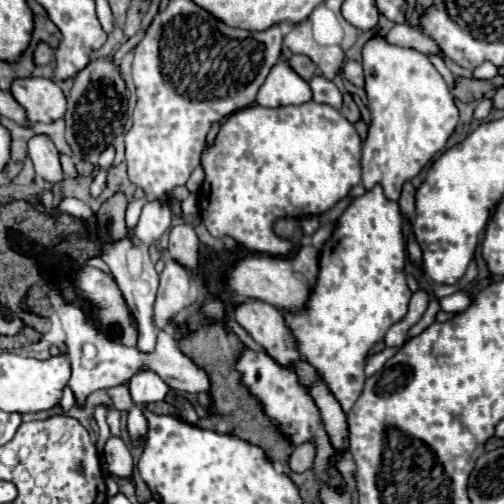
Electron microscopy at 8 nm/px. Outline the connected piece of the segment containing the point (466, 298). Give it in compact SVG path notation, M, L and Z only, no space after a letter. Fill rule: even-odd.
M460 290L460 292L454 292L452 296L440 298L439 304L441 310L444 312L460 314L460 312L464 312L472 304L472 294L466 292L466 290Z

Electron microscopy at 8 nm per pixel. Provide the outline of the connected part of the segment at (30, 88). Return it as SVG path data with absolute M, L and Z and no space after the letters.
M16 78L10 92L26 110L28 122L54 122L66 112L66 98L56 82L46 78Z

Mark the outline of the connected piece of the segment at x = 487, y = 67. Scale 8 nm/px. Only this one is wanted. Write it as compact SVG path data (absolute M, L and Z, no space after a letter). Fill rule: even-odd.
M482 62L478 68L474 68L474 78L484 78L484 80L490 80L498 74L498 68L492 64L492 62Z

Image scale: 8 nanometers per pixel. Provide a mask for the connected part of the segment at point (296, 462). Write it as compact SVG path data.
M302 444L302 446L296 446L290 454L290 460L288 460L288 466L292 472L306 472L310 466L312 466L312 460L314 460L314 448L312 444Z

